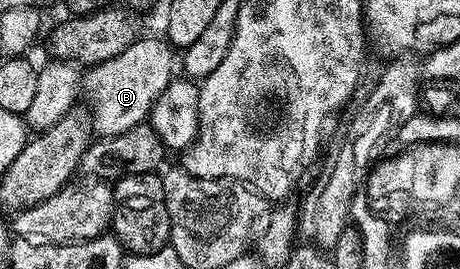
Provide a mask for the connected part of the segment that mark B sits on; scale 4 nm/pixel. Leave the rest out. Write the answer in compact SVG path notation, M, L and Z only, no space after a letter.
M142 36L114 58L90 64L84 70L81 79L83 97L89 100L87 108L93 119L93 132L98 138L122 135L130 131L131 127L144 122L153 110L155 99L159 99L170 81L174 80L174 46L158 37Z

